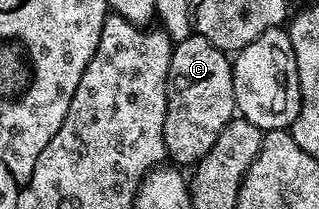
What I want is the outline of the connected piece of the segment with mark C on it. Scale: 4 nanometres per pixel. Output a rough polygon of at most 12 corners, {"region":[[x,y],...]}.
{"region":[[172,48],[167,157],[195,167],[237,113],[229,55]]}

